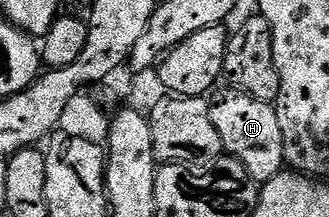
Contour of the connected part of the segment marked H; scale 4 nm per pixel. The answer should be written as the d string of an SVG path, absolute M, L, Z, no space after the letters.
M230 86L220 87L209 103L213 126L217 126L217 134L221 134L224 153L241 162L256 184L262 186L284 171L285 138L281 138L281 122L277 122L275 104L266 104Z

